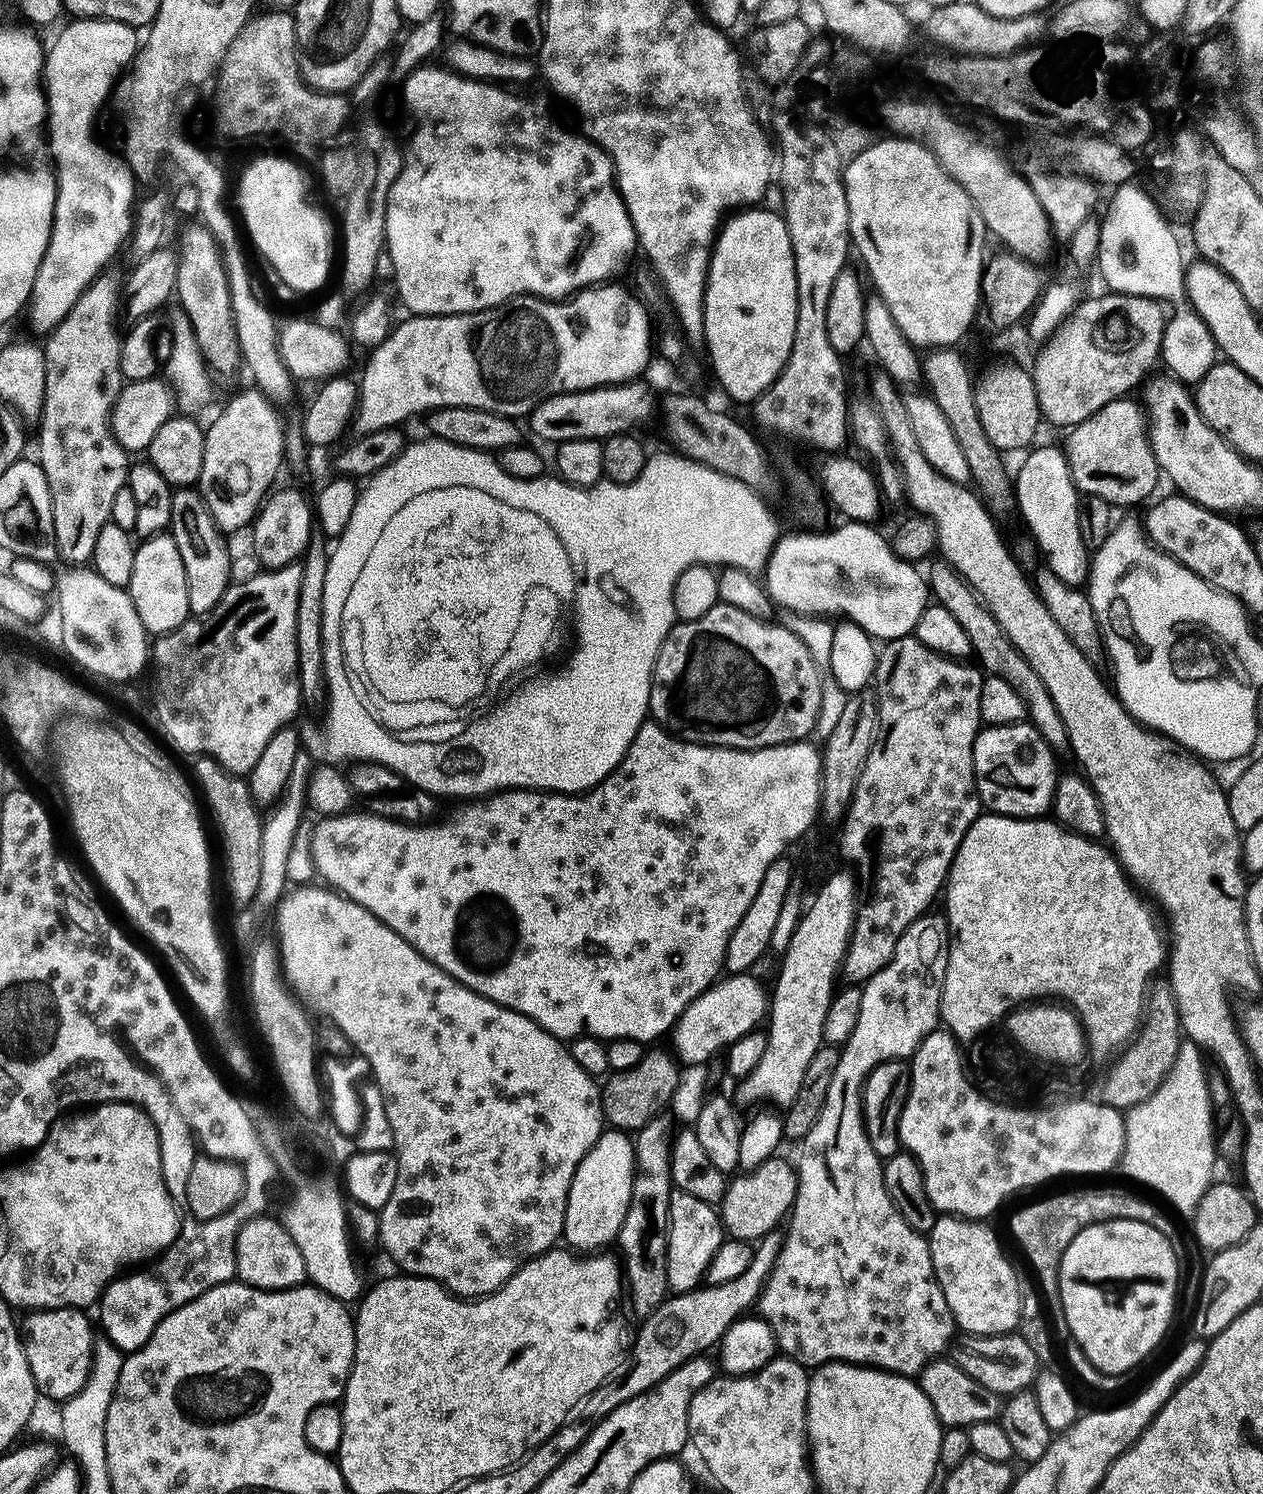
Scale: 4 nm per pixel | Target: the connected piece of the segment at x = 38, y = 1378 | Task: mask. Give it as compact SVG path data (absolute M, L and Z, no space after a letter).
M59 1308L53 1312L33 1311L26 1328L26 1351L37 1389L84 1388L91 1377L98 1336L92 1333L89 1313L79 1308Z

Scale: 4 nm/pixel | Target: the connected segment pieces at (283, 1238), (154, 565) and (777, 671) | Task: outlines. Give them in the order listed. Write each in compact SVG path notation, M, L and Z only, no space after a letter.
M267 1215L250 1220L238 1234L236 1243L236 1274L239 1283L264 1292L285 1292L288 1288L298 1288L309 1283L306 1262L302 1250L294 1242L287 1228L279 1219L268 1220Z
M172 535L151 536L137 547L134 578L127 591L137 607L142 626L153 637L167 638L172 632L181 631L187 625L184 623L192 616L190 582L186 582L186 565L182 562L178 542L174 542Z
M719 603L714 610L710 610L710 614L706 614L706 618L698 618L698 622L677 623L676 627L672 629L672 633L666 638L666 642L656 659L652 675L650 716L660 727L667 728L673 736L686 740L689 744L703 744L705 748L736 748L739 752L756 752L759 748L798 744L807 741L816 730L826 685L826 680L820 677L820 673L822 673L822 668L816 664L810 650L790 629L776 622L765 622L754 618L729 604Z

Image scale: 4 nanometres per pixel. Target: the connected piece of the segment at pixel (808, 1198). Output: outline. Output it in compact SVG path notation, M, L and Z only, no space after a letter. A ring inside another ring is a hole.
M925 918L914 922L914 926L910 926L910 930L906 930L906 934L902 934L902 942L898 942L898 950L894 950L894 958L890 962L890 966L883 968L875 978L863 985L864 997L860 1000L860 1013L856 1016L852 1037L849 1038L848 1045L845 1046L844 1053L841 1054L840 1061L837 1062L836 1069L832 1072L832 1081L829 1082L828 1093L824 1096L824 1109L821 1110L816 1125L809 1130L808 1137L804 1140L804 1149L800 1152L798 1194L796 1195L796 1206L792 1209L790 1223L787 1225L787 1228L789 1227L788 1237L784 1240L784 1249L781 1250L780 1257L777 1258L776 1265L772 1268L772 1277L769 1278L768 1285L765 1288L763 1285L758 1296L759 1319L765 1320L770 1326L770 1330L774 1330L777 1349L787 1359L797 1360L799 1364L805 1366L854 1364L874 1368L881 1372L892 1372L896 1376L916 1378L926 1370L926 1366L941 1359L952 1348L958 1336L956 1319L946 1302L946 1294L942 1294L942 1286L936 1277L934 1258L928 1245L929 1237L923 1232L914 1230L906 1222L906 1218L902 1218L902 1214L898 1214L898 1206L894 1206L890 1194L886 1194L884 1164L870 1142L868 1131L864 1128L864 1083L868 1080L869 1074L879 1064L885 1064L891 1060L907 1061L920 1049L922 1042L926 1042L928 1035L937 1031L942 1024L940 999L944 993L942 987L944 971L948 969L950 929L947 919L931 919Z

